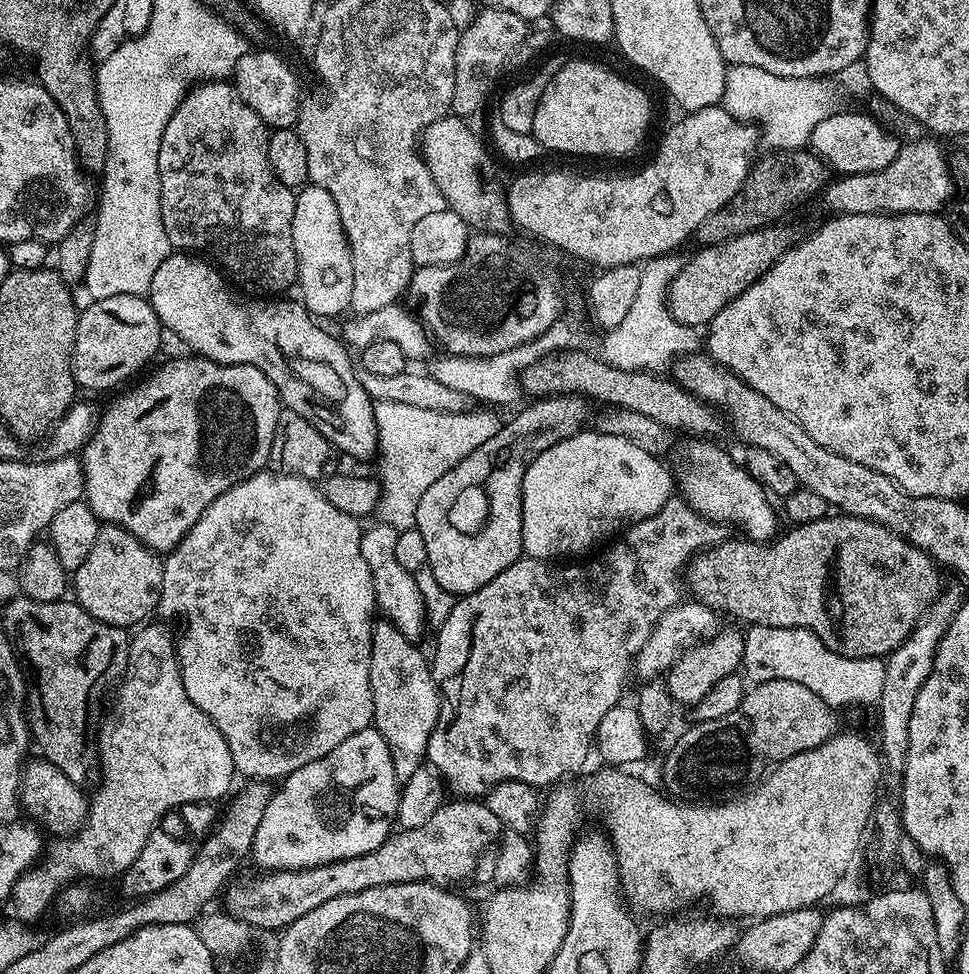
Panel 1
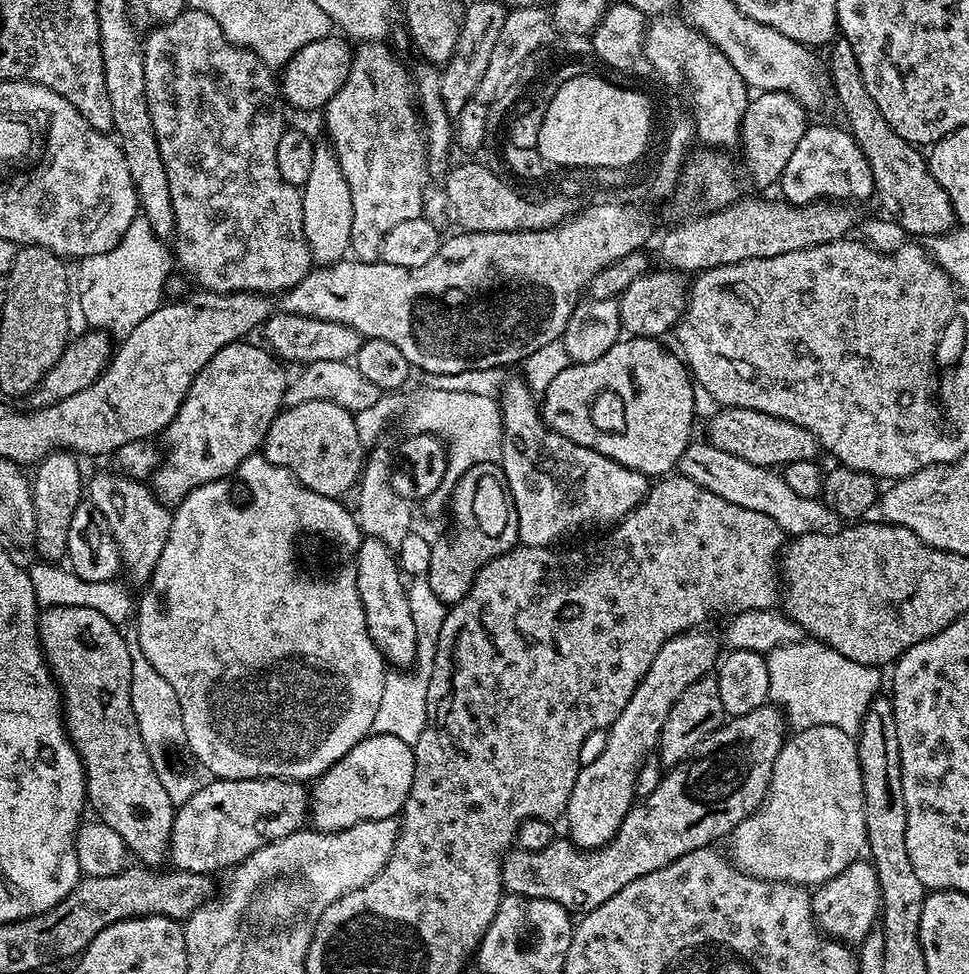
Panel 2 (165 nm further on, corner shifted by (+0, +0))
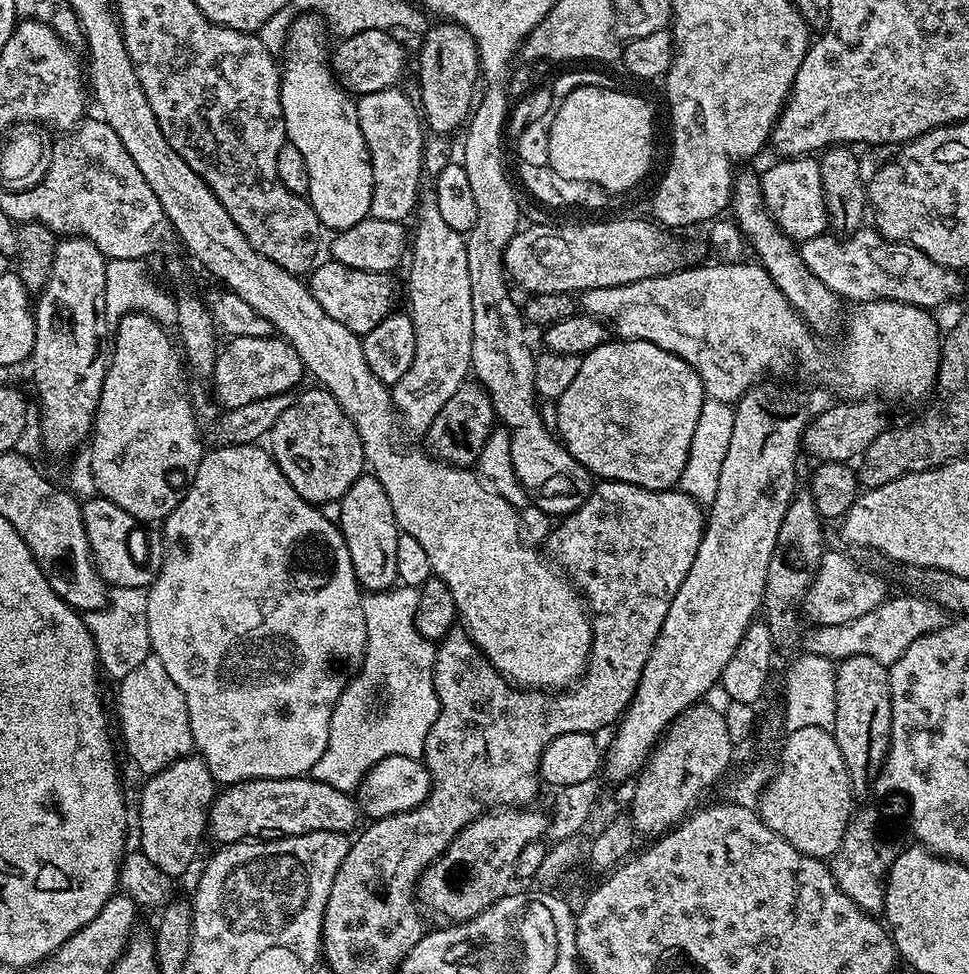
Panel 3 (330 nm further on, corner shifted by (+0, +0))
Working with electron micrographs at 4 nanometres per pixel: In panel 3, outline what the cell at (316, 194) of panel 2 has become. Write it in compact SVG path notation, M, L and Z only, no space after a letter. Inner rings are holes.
M302 14L292 22L282 53L283 59L288 61L283 61L280 73L280 101L286 122L287 143L302 150L306 158L306 170L310 170L310 190L306 199L325 229L345 232L350 226L369 219L374 174L366 138L362 138L362 126L358 126L356 100L341 88L339 80L333 76L326 48L324 52L323 36L326 36L326 28L319 15Z

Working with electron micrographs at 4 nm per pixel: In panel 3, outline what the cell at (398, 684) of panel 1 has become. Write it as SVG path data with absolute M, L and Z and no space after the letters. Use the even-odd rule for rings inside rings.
M371 474L358 477L354 486L350 486L350 490L346 490L344 497L338 501L338 508L340 533L344 535L346 550L350 550L350 562L361 589L368 592L388 591L397 583L398 565L394 563L394 558L398 555L401 531L394 518L394 506L390 506L390 498L386 498L386 490L382 490L382 482Z

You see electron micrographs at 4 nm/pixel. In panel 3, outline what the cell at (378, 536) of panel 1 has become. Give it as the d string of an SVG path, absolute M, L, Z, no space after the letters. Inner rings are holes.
M421 191L418 197L418 214L419 210L420 221L416 224L416 238L410 242L410 259L407 261L409 264L406 308L414 322L416 335L414 363L410 366L410 370L406 370L403 378L398 378L398 382L391 385L390 391L392 407L398 413L402 424L412 432L424 434L427 433L430 422L438 418L438 410L442 410L442 406L446 406L446 401L469 379L472 367L472 307L465 233L453 230L448 223L442 222L435 191Z

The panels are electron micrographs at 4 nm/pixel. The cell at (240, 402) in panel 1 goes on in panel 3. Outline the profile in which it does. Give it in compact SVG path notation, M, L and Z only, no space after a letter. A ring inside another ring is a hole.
M275 335L266 338L242 338L233 336L228 345L219 349L211 389L225 409L246 406L246 402L258 402L258 398L292 392L300 379L305 379L306 369L298 350L283 338Z

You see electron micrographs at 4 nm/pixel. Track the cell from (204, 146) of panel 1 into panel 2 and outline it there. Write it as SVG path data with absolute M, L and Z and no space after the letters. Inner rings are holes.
M185 10L172 21L166 21L151 29L149 36L143 37L144 73L146 74L146 102L150 106L150 122L154 122L154 134L158 138L158 150L162 154L162 166L166 166L166 182L170 184L170 206L174 206L174 260L197 280L201 289L210 292L262 292L279 294L288 292L306 274L312 271L314 261L302 226L301 189L287 184L278 174L278 138L282 138L286 121L285 105L282 103L277 77L273 69L267 68L248 48L239 48L224 36L224 31L205 12Z

